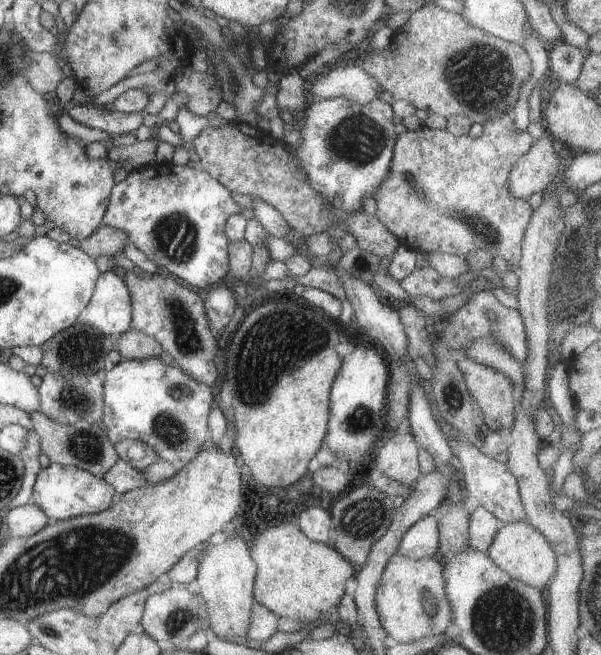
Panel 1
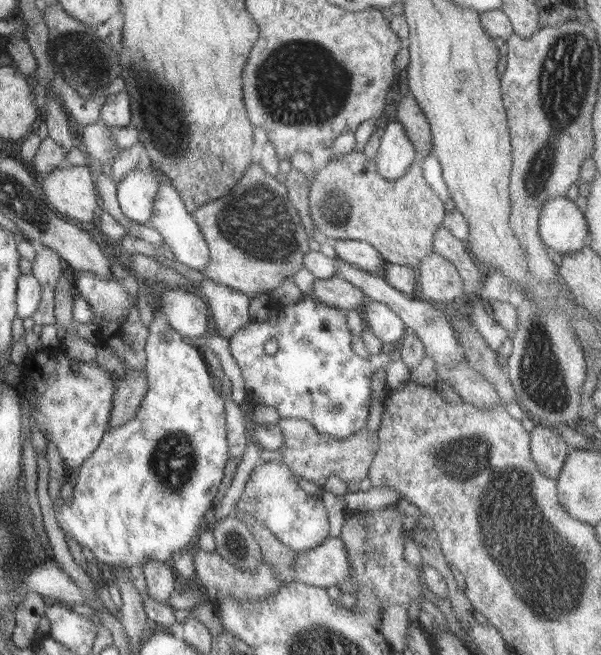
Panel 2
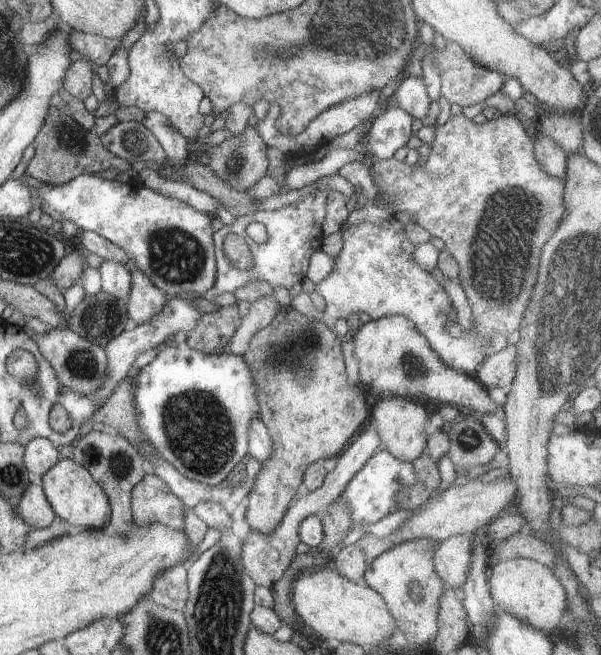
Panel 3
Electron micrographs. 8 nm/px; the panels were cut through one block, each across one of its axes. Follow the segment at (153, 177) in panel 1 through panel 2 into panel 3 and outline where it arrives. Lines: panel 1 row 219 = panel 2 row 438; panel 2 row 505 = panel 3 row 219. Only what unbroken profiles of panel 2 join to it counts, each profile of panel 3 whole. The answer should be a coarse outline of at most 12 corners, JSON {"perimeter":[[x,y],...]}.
{"perimeter":[[24,174],[54,221],[118,246],[168,297],[207,296],[212,218],[135,180]]}

